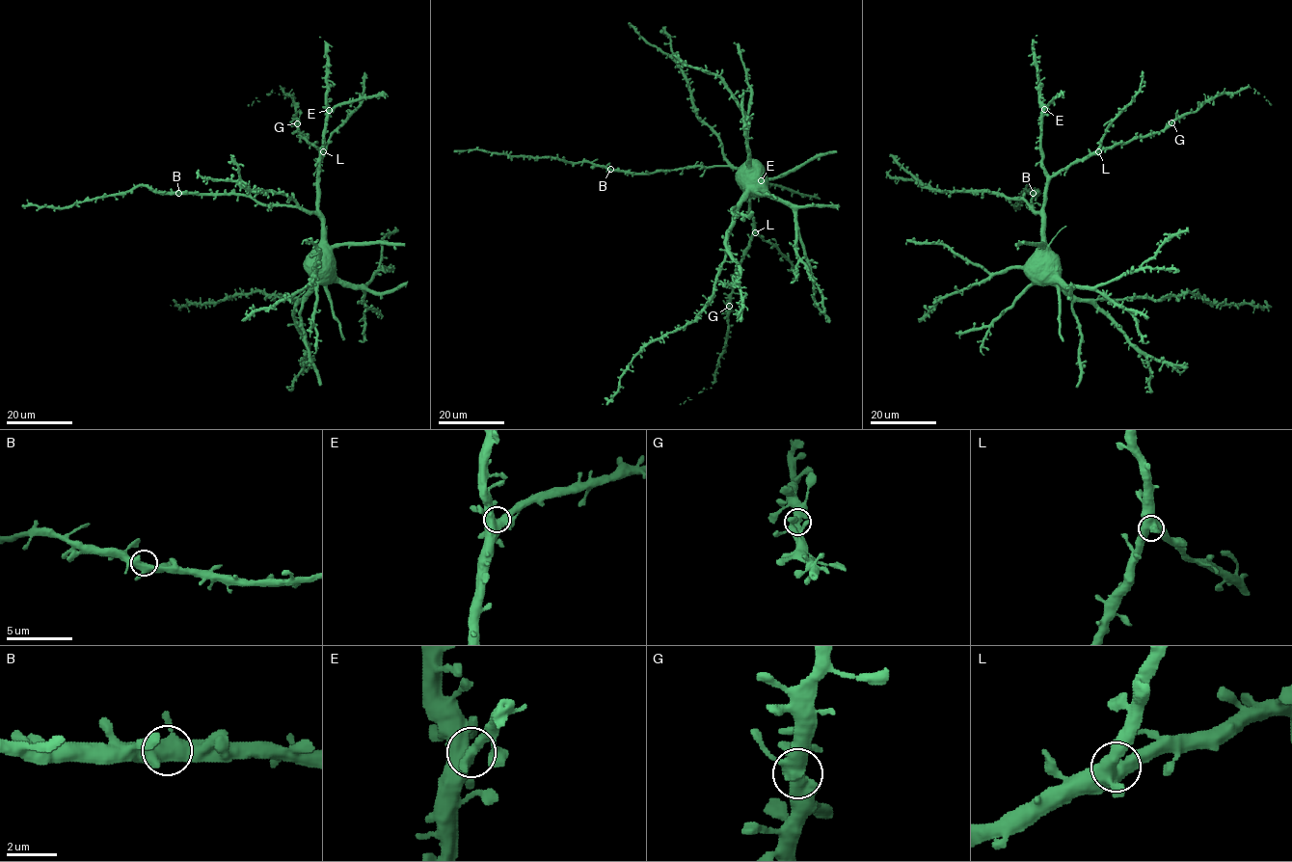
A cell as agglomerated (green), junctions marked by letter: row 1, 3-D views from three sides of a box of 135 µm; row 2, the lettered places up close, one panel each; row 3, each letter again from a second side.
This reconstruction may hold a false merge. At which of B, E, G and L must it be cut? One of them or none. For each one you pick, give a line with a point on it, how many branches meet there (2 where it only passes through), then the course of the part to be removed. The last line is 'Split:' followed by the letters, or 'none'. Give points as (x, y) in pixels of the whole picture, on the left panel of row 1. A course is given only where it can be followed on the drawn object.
Split: none

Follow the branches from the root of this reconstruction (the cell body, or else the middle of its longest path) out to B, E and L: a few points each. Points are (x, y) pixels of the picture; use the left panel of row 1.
B: (321, 232), (321, 219), (297, 206), (262, 205), (242, 195), (178, 193)
E: (321, 232), (321, 218), (317, 215), (318, 167), (325, 117), (329, 110)
L: (321, 232), (321, 218), (317, 215), (317, 163), (323, 151)

